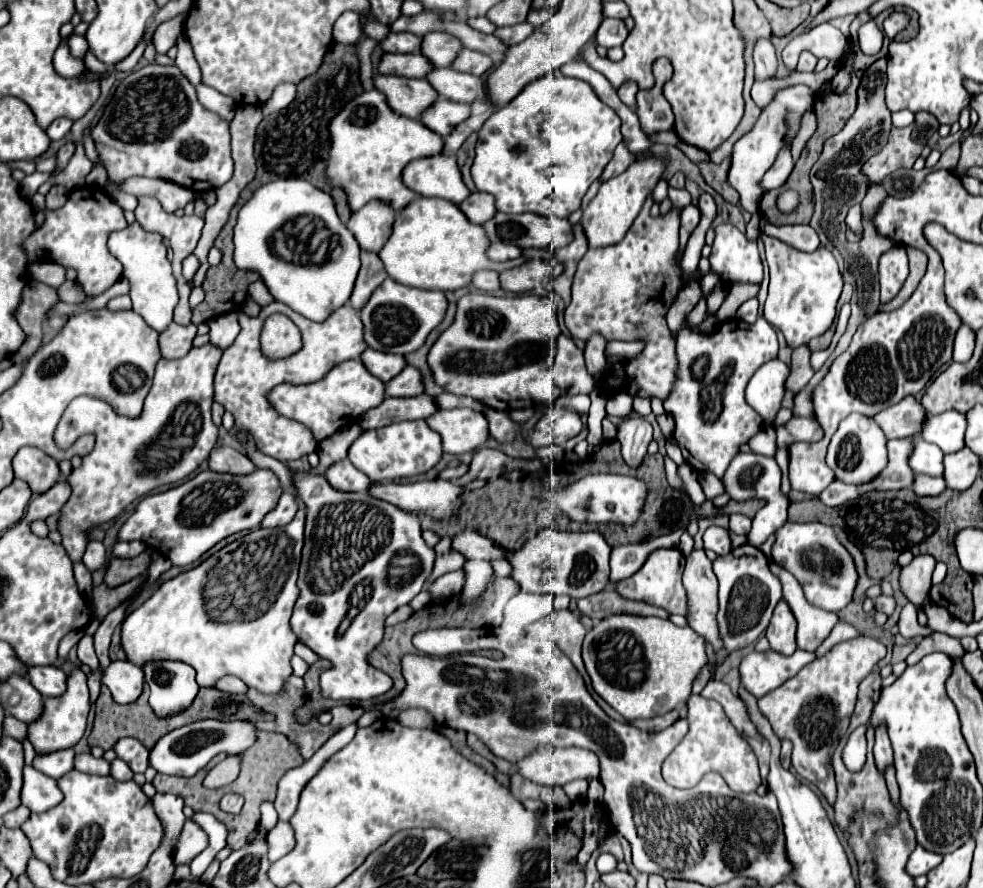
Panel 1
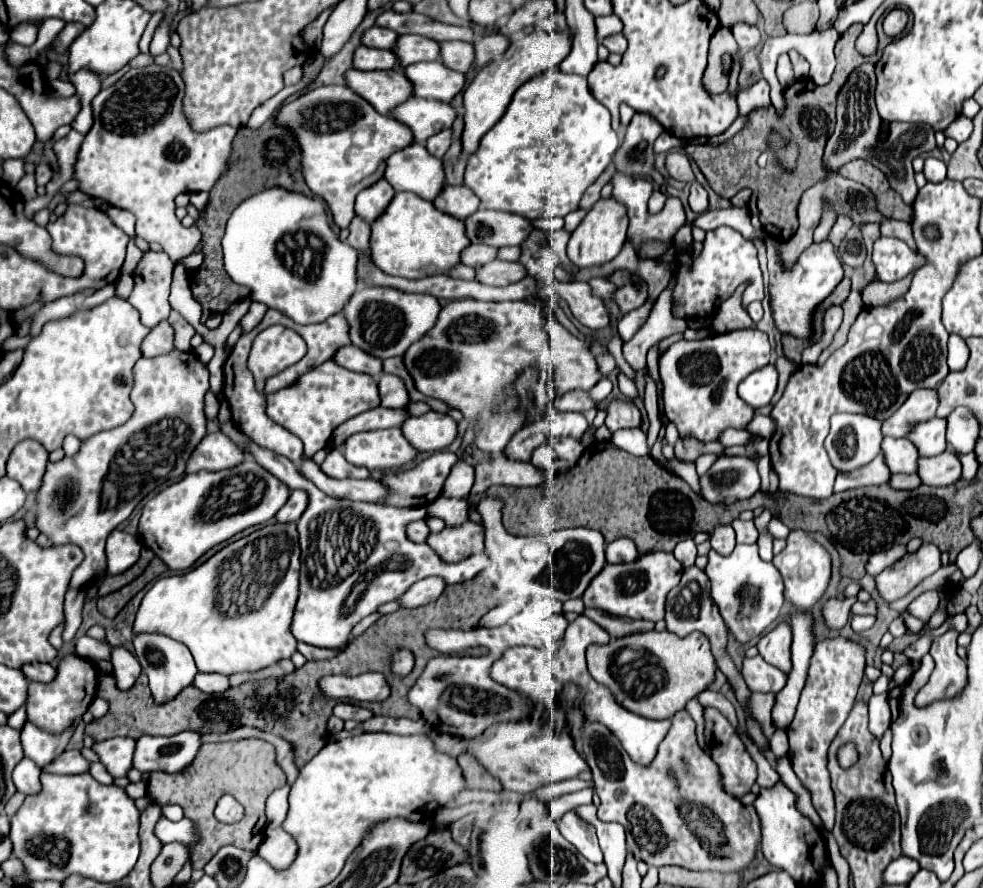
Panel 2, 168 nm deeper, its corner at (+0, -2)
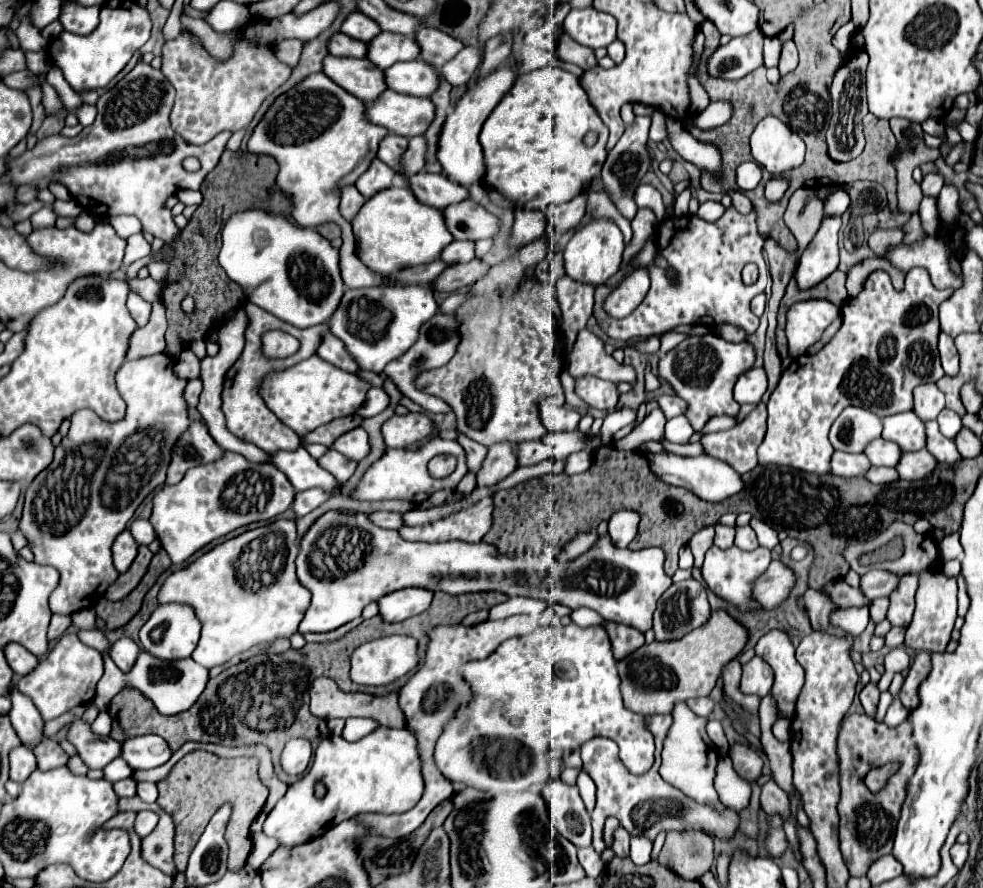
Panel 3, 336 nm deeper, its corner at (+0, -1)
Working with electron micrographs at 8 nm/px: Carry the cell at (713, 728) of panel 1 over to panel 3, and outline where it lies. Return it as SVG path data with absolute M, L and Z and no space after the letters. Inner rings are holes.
M733 743L729 747L729 757L733 761L733 769L739 777L743 777L745 781L753 783L759 775L761 775L761 767L763 767L763 759L759 757L757 751L753 751L749 745L743 743Z

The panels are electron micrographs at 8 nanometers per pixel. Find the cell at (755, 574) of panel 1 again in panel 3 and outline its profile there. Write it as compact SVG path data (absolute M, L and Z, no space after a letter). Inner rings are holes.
M711 547L705 555L705 563L701 567L701 573L703 573L705 585L711 591L715 591L717 597L735 605L737 611L751 613L757 603L753 597L753 585L759 579L759 575L763 575L763 571L767 571L769 563L771 563L771 551L763 549L763 547L757 547L755 551L743 551L739 547L731 547L731 549L723 551L719 547Z

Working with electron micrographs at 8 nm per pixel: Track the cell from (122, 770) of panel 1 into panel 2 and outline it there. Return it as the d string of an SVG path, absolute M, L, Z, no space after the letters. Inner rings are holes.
M91 762L91 766L89 766L89 776L93 776L95 780L99 780L101 784L111 784L111 782L113 782L113 778L107 776L107 770L105 770L103 764L99 764L99 762Z

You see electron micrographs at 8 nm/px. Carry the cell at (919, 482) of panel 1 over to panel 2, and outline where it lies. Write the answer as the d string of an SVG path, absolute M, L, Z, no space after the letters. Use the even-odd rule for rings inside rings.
M891 474L889 478L889 486L895 490L911 490L911 488L917 488L919 484L921 480L915 474Z

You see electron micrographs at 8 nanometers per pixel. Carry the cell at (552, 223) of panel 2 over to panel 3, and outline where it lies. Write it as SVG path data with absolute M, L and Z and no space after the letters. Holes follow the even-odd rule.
M515 211L515 225L513 225L513 235L511 243L513 245L527 245L533 239L541 237L547 231L547 217L543 211Z

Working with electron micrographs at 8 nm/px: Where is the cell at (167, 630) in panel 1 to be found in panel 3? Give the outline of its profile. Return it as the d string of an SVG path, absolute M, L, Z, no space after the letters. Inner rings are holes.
M277 519L271 525L247 531L233 537L209 553L195 559L185 569L171 573L157 593L159 605L163 603L187 603L193 607L197 619L201 621L201 639L193 651L193 661L211 669L227 663L231 657L251 649L259 643L273 643L275 639L289 639L297 633L297 627L309 607L309 591L295 577L295 557L297 557L297 525L293 519Z

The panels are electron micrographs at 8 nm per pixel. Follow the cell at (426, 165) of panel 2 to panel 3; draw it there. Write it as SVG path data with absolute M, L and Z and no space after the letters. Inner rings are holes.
M387 135L381 145L379 145L379 159L383 159L383 163L387 163L397 175L401 175L401 179L405 181L405 185L409 187L411 185L411 177L409 175L403 175L403 161L401 161L401 155L403 151L407 151L407 143L409 139L407 137L401 137L401 135Z

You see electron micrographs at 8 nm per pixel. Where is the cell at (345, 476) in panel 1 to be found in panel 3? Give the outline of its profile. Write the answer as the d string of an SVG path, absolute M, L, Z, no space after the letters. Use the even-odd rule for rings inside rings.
M329 449L321 459L319 459L319 465L325 467L339 483L345 483L357 469L357 463L347 459L345 455L339 455L339 451L335 449Z

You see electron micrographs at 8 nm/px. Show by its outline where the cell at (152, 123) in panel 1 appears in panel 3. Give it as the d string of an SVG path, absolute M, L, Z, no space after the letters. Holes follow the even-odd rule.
M139 61L133 71L97 99L99 113L91 127L85 127L73 139L51 135L39 141L33 151L25 151L21 157L7 163L1 183L33 183L43 189L51 181L61 181L73 199L89 213L135 215L143 225L143 233L151 233L153 237L163 239L165 245L171 245L179 239L181 229L175 225L165 201L181 189L197 191L205 175L217 165L231 137L229 131L223 131L205 145L187 143L169 125L173 99L175 87L167 83L167 77L159 69ZM185 157L197 157L201 169L185 171Z

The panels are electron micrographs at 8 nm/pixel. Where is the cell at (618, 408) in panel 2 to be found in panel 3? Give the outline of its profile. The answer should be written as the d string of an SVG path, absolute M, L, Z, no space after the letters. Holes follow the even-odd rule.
M579 377L575 379L575 393L593 409L615 411L619 403L619 393L615 383L603 381L597 377Z

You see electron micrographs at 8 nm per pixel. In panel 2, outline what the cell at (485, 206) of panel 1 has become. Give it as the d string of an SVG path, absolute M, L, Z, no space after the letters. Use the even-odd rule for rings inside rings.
M445 184L445 188L433 200L433 206L445 214L463 220L463 216L471 216L471 212L479 208L479 198L467 186Z

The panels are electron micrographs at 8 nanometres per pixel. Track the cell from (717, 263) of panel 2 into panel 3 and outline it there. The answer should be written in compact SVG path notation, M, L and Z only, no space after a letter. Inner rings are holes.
M729 207L725 215L715 223L707 223L699 217L673 217L659 225L657 243L659 253L669 261L675 279L667 275L667 269L659 269L649 263L647 267L651 275L651 289L641 307L637 307L629 317L611 319L603 313L601 303L613 287L597 287L595 291L593 315L611 339L627 341L633 337L649 337L665 333L679 325L715 327L719 323L731 323L745 329L747 335L751 335L759 327L759 317L751 313L749 303L755 295L765 291L771 275L761 255L763 237L757 231L755 213L741 215L733 207ZM747 263L757 263L759 267L759 281L753 285L741 283L741 269Z

